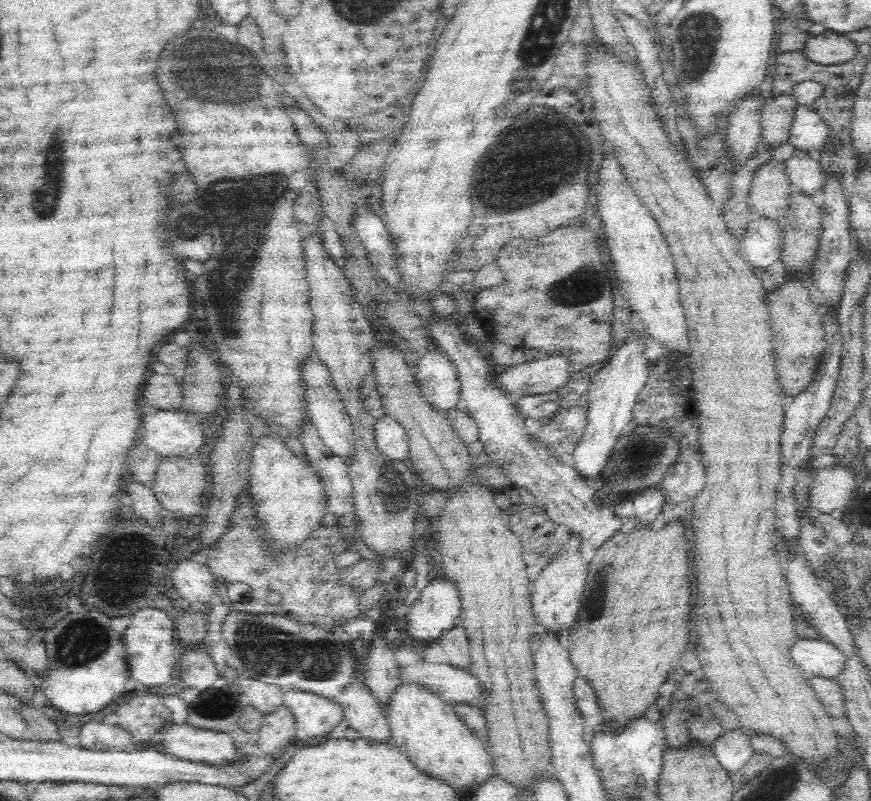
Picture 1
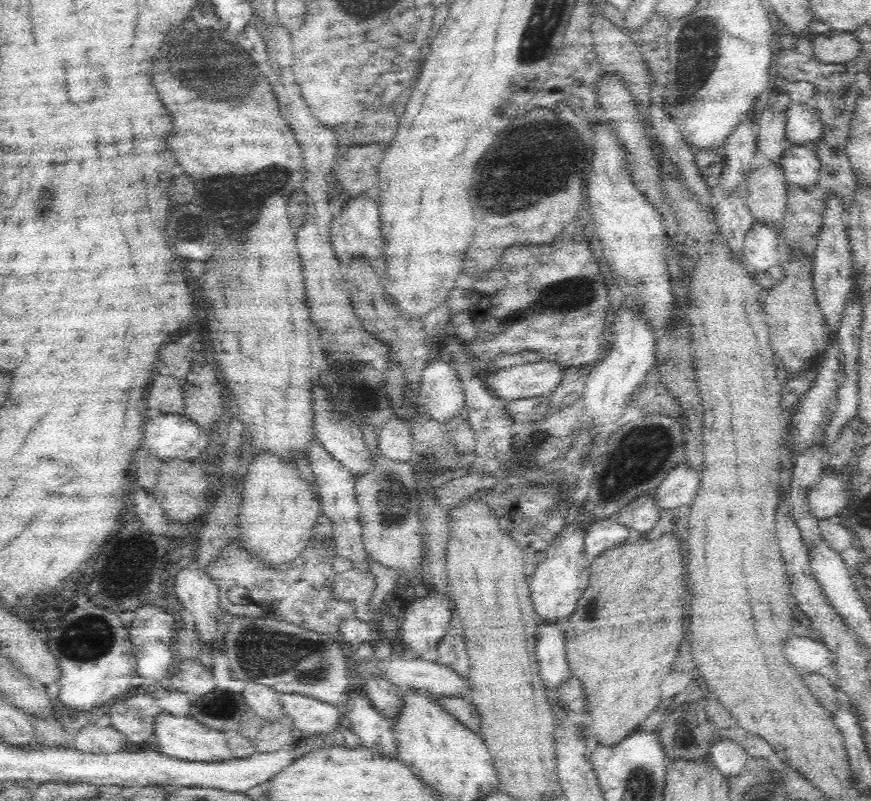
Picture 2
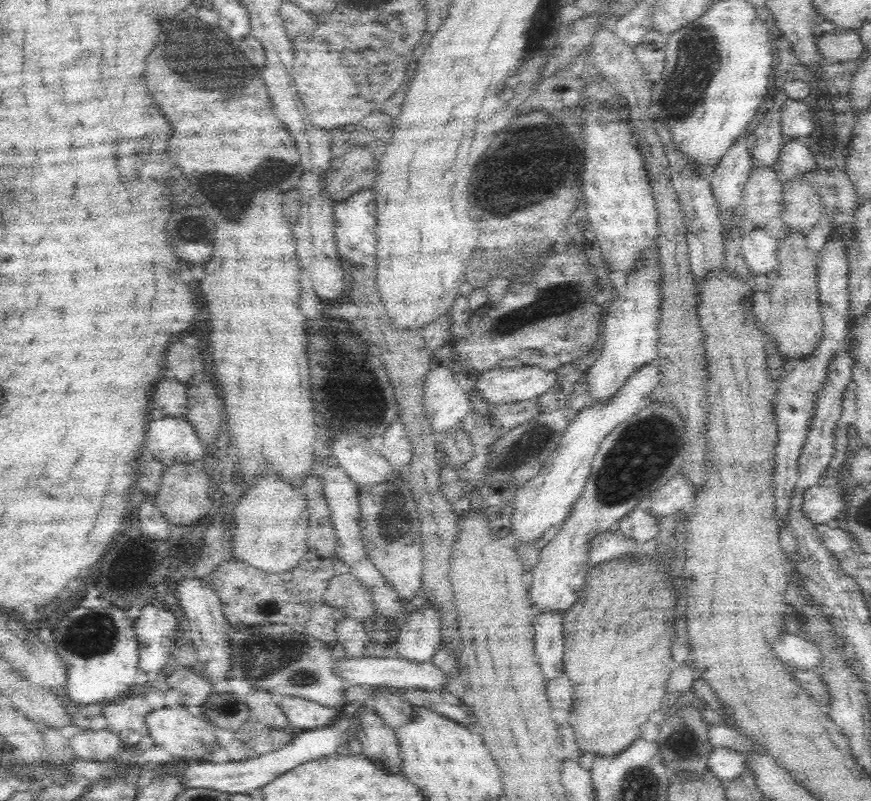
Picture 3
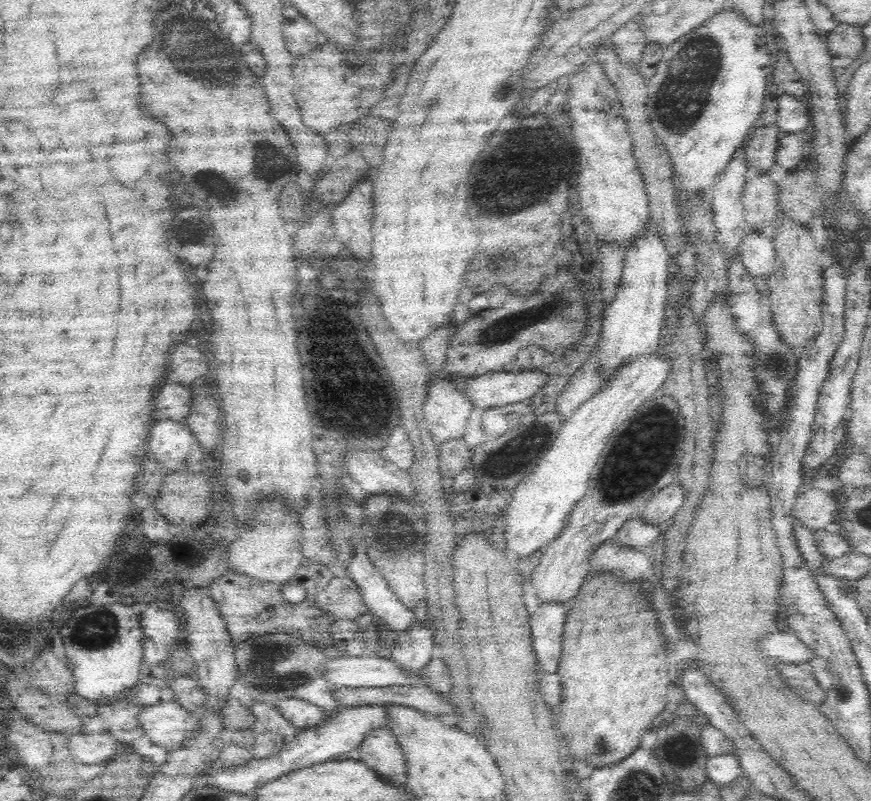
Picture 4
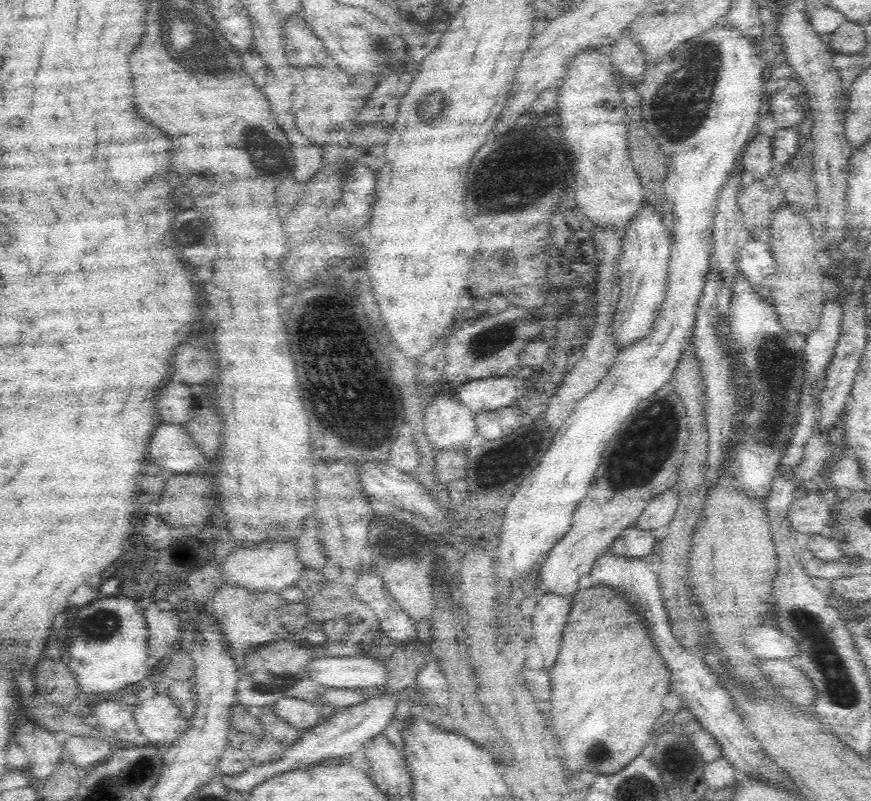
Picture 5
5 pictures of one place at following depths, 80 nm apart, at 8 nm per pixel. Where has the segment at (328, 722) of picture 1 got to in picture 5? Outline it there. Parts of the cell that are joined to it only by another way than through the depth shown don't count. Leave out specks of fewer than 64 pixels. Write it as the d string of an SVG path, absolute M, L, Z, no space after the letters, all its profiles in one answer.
M292 697L280 698L272 704L272 713L278 719L290 724L299 731L307 731L321 722L320 708L311 702Z

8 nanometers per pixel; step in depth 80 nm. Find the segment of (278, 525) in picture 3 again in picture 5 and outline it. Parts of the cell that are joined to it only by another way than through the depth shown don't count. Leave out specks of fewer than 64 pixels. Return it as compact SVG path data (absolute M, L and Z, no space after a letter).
M276 542L262 544L258 548L236 548L222 564L221 576L224 584L244 588L256 595L280 595L287 588L297 586L305 567L300 563L296 544Z

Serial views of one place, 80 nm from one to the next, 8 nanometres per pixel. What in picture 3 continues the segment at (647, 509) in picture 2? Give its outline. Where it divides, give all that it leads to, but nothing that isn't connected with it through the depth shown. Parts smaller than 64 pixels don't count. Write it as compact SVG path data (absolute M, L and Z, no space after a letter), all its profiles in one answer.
M643 505L624 517L617 530L625 540L642 544L656 539L659 528L659 520L652 517Z

